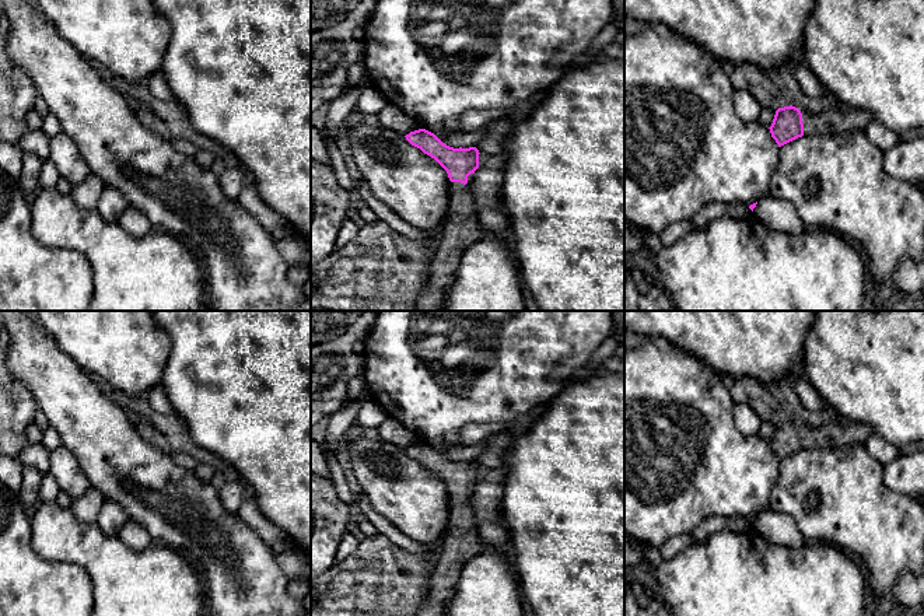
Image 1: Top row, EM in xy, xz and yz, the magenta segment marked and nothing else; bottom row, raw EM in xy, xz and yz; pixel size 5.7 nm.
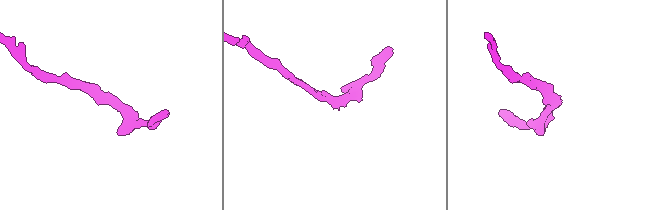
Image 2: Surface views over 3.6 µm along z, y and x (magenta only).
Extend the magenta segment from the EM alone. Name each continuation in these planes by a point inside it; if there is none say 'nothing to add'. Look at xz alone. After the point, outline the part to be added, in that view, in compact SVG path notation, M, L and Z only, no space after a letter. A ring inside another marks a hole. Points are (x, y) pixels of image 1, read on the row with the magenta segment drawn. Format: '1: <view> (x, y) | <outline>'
1: xz (462, 227) | M470 174L466 185L461 182L449 185L449 211L440 230L431 273L420 293L416 311L442 311L447 288L455 281L463 251L484 235L472 195L473 178L475 174Z

